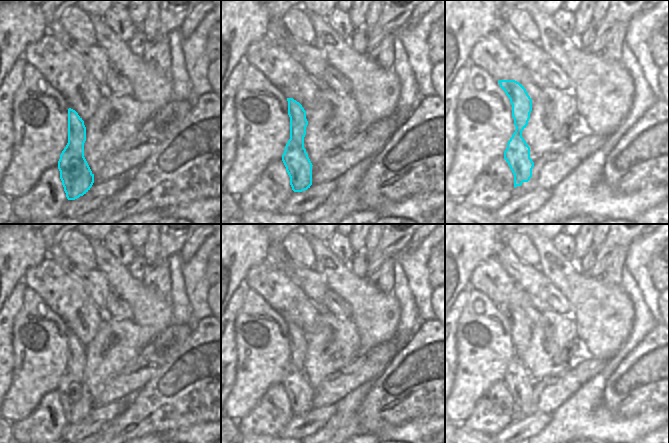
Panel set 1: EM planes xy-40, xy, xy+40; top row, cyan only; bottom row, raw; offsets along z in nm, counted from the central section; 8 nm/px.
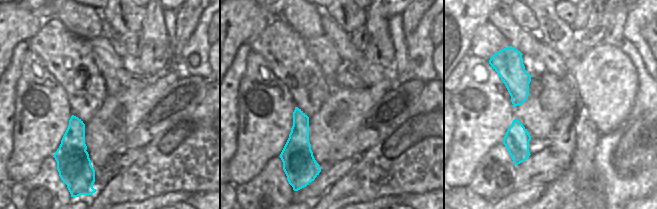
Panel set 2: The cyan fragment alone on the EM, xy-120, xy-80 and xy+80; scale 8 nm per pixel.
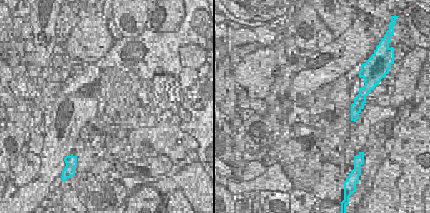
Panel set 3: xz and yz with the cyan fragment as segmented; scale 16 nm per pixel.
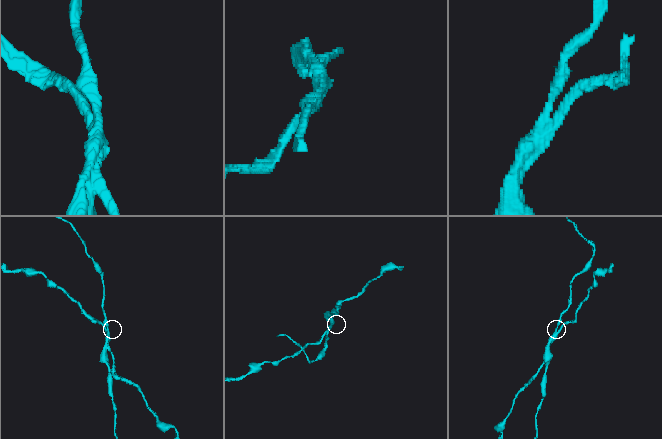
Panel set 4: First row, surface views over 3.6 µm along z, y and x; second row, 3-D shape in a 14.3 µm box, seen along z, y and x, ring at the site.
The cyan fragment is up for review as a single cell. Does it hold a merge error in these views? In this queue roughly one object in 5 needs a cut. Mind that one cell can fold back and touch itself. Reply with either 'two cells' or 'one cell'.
two cells

